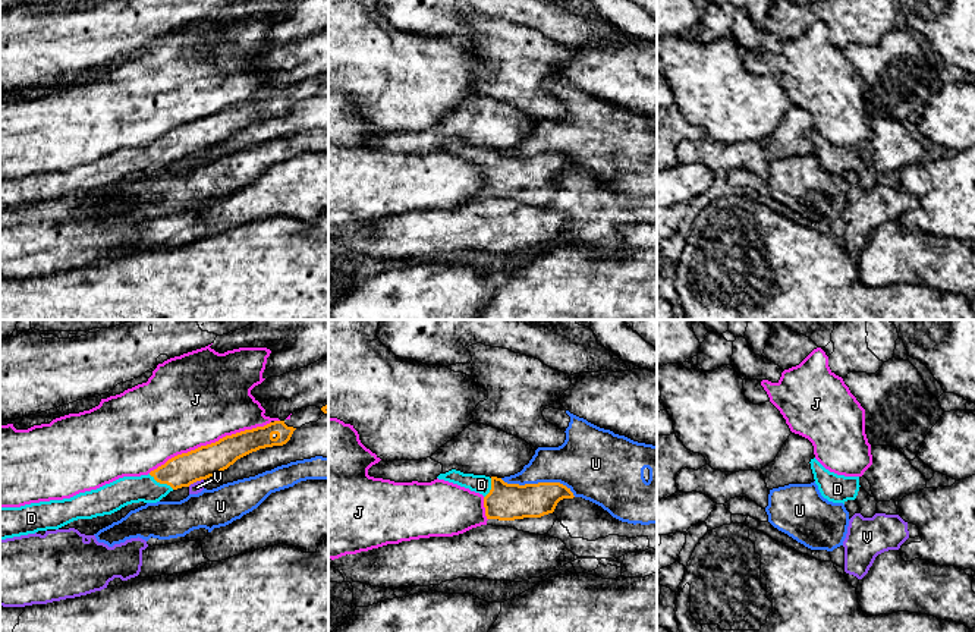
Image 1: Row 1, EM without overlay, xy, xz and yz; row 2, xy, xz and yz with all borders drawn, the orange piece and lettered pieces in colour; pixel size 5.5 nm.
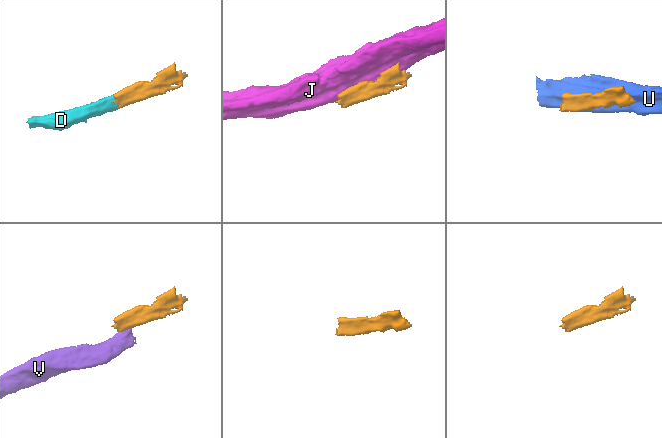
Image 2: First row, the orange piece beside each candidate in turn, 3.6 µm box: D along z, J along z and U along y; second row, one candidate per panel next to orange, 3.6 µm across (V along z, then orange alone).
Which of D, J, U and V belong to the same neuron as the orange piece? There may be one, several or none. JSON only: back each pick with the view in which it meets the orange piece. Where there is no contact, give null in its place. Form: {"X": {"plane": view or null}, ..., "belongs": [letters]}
{"D": {"plane": "xy"}, "belongs": ["D"]}

